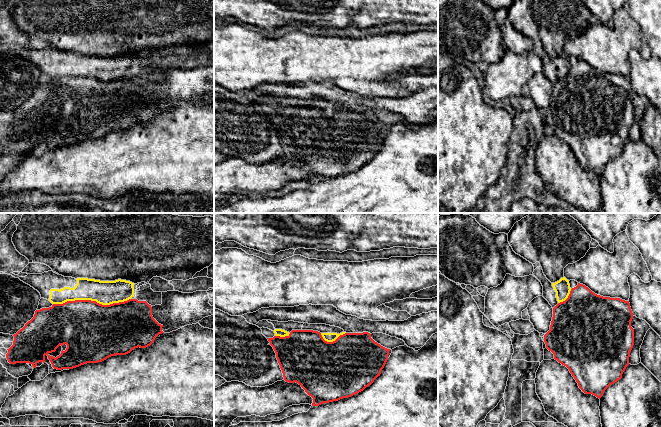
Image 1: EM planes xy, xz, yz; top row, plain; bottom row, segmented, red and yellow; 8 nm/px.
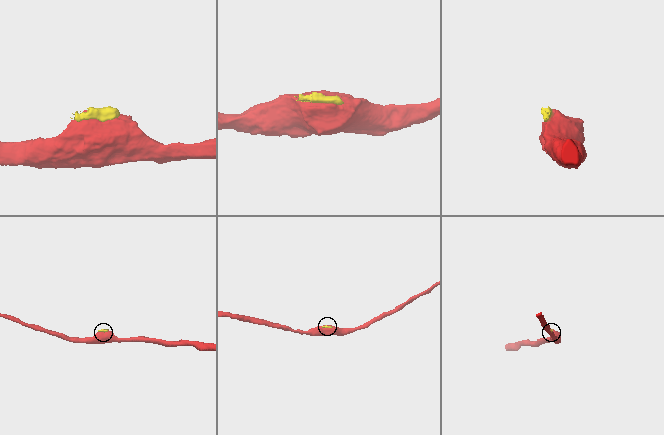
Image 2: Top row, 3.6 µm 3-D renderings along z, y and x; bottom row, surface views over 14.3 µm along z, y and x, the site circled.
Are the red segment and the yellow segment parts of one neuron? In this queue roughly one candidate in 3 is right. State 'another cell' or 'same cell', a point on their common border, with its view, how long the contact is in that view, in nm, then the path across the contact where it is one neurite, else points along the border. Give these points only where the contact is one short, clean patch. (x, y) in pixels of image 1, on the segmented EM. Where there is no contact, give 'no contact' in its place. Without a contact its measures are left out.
another cell | xy (91, 301) | 650 nm

